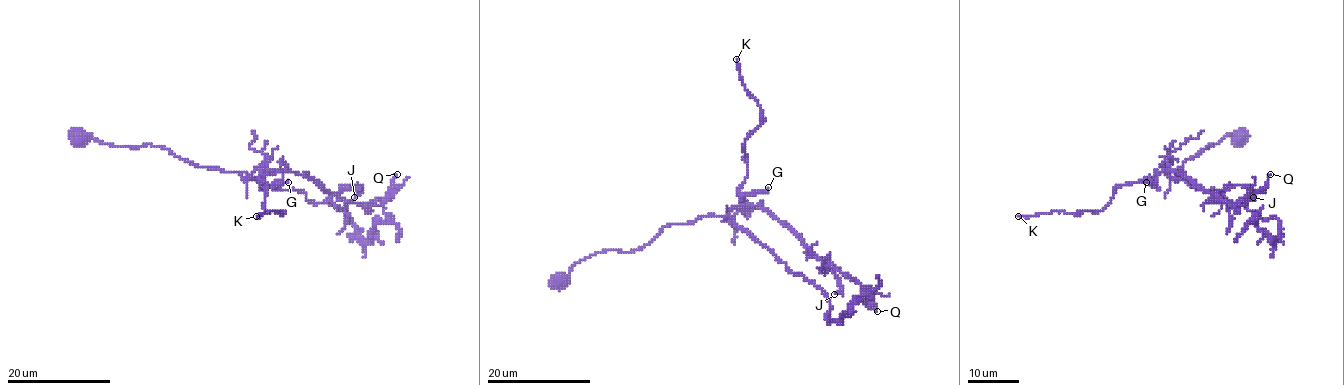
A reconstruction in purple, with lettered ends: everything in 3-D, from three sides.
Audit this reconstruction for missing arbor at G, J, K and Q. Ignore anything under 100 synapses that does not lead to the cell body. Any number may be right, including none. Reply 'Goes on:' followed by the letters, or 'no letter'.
Goes on: no letter

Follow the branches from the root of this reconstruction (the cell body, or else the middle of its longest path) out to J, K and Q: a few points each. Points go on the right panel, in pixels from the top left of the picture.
J: (1241, 139), (1231, 133), (1203, 148), (1176, 180), (1164, 171), (1210, 193), (1244, 185), (1253, 197)
K: (1241, 139), (1231, 133), (1203, 148), (1176, 180), (1164, 169), (1151, 182), (1118, 185), (1098, 211), (1018, 216)
Q: (1241, 139), (1231, 133), (1203, 148), (1176, 180), (1164, 171), (1231, 205), (1245, 203), (1270, 174)

